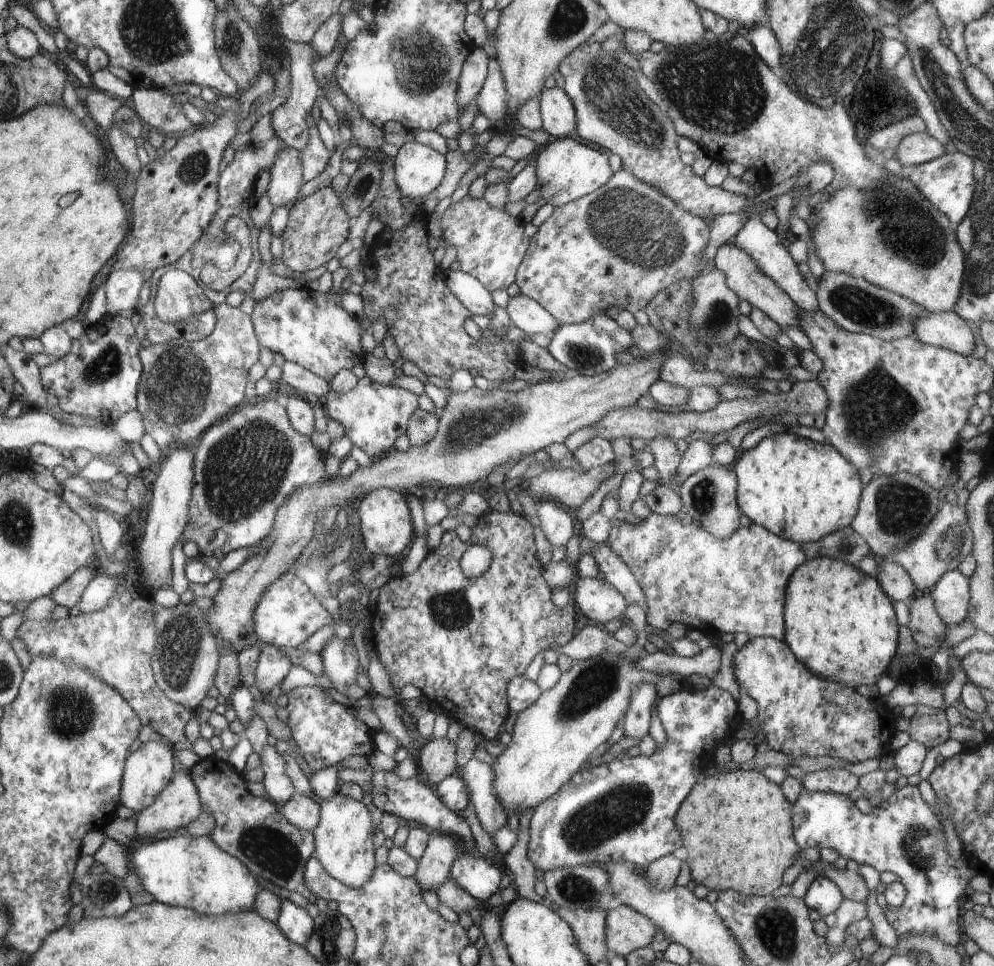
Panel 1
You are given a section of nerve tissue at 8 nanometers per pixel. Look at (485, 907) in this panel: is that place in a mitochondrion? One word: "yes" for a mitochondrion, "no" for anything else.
no

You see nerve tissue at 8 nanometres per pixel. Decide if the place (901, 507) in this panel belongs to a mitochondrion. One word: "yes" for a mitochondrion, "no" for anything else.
yes

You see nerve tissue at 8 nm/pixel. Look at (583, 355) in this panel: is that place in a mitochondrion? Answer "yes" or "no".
yes

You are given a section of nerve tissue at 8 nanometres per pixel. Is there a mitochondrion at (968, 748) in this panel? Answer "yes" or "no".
no

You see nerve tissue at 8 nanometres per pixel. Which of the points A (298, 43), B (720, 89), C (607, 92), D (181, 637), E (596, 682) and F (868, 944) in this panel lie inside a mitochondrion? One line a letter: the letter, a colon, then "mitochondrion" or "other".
A: other
B: mitochondrion
C: mitochondrion
D: mitochondrion
E: mitochondrion
F: other

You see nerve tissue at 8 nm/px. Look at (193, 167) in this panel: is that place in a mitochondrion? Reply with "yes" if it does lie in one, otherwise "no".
yes

